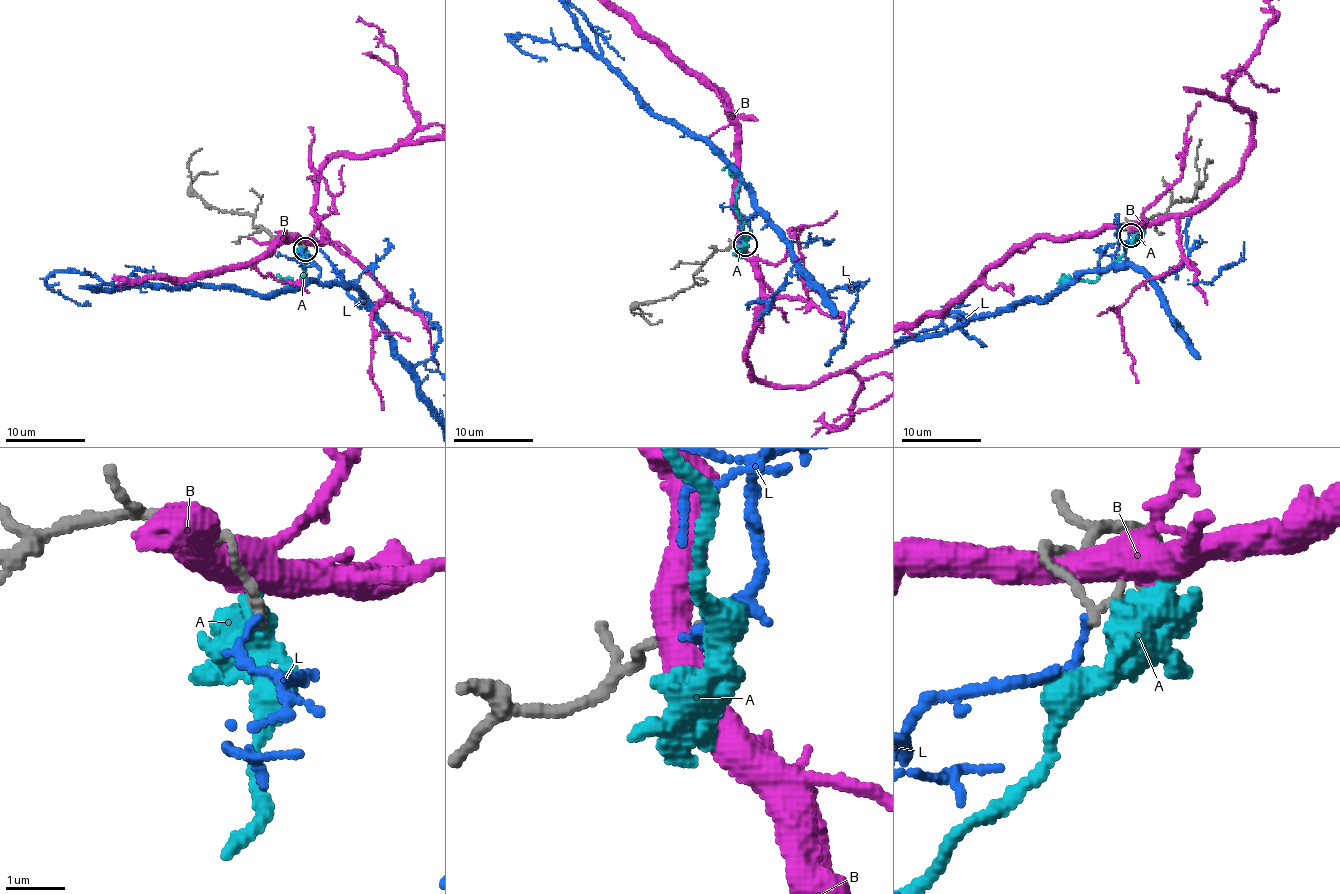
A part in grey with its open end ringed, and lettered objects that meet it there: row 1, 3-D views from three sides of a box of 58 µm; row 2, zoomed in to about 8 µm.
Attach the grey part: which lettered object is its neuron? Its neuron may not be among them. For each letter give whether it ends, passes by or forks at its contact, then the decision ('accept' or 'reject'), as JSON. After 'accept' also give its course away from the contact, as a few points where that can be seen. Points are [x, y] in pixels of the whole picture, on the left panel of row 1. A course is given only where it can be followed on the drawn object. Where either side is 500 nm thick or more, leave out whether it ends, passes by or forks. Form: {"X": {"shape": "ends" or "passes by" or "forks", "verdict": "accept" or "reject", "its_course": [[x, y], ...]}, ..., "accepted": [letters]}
{"A": {"verdict": "reject"}, "B": {"shape": "forks", "verdict": "reject"}, "L": {"shape": "ends", "verdict": "reject"}, "accepted": []}

